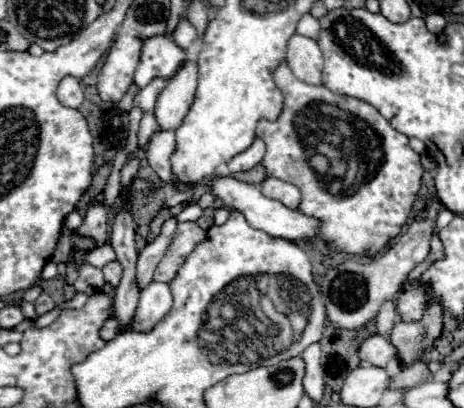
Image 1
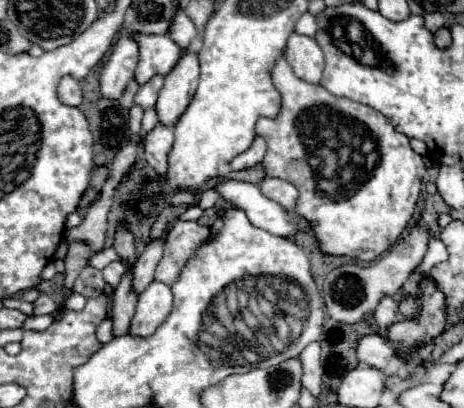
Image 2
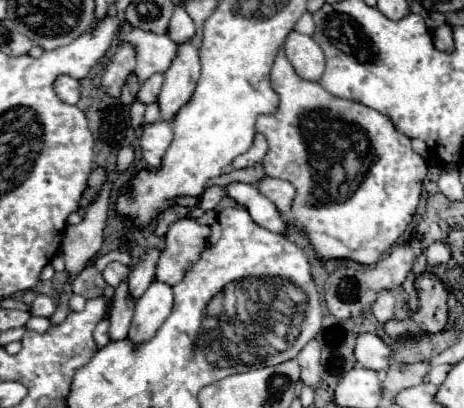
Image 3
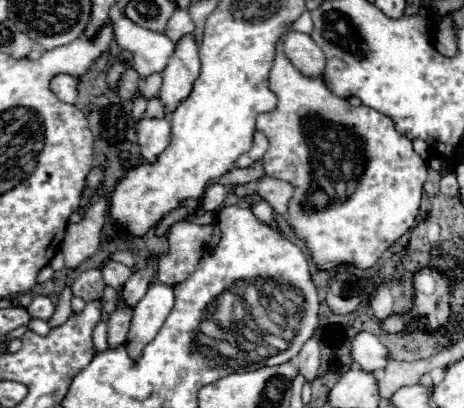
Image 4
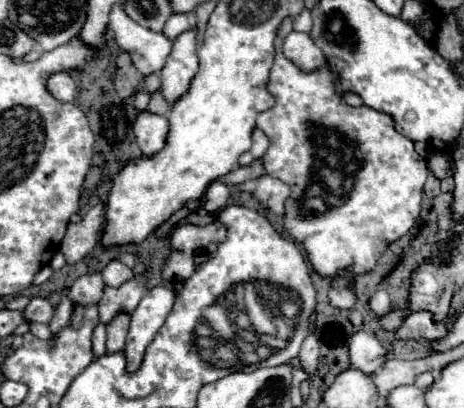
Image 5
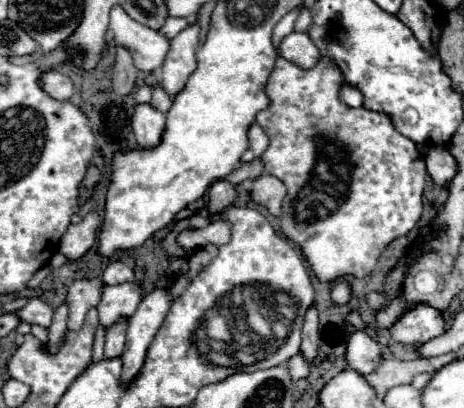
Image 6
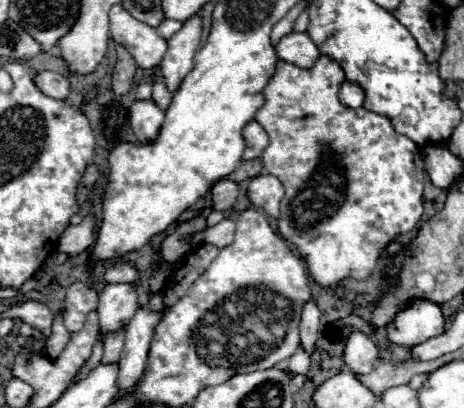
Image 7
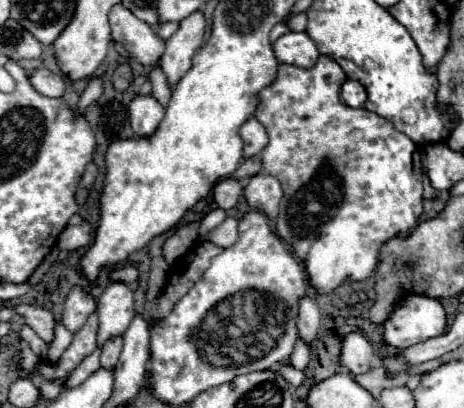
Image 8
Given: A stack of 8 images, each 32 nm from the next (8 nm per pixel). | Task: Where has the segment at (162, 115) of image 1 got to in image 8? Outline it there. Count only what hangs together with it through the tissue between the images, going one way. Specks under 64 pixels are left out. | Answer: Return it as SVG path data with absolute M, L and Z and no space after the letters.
M202 10L192 12L192 16L186 16L178 22L178 30L166 40L164 56L160 58L160 66L164 74L168 76L170 86L176 86L176 82L190 70L192 56L200 48L206 32L206 18Z

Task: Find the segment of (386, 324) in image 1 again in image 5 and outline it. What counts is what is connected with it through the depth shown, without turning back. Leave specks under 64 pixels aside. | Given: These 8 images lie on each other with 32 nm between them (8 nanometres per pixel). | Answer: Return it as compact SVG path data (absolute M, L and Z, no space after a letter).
M376 290L370 298L368 298L368 306L376 312L376 316L384 316L386 312L392 310L392 300L388 296L386 290Z

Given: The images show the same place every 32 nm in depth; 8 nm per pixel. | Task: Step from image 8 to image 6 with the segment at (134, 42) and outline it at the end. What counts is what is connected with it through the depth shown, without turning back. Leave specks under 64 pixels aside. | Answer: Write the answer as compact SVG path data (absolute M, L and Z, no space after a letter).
M122 6L112 8L110 30L114 34L114 42L132 54L138 70L152 72L162 66L170 44L158 30L132 20Z

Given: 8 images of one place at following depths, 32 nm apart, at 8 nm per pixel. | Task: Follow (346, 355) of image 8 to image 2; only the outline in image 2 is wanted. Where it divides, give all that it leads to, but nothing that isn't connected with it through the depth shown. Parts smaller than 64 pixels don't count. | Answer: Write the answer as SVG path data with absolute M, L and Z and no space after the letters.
M378 334L362 336L356 346L358 362L364 366L370 366L370 368L380 368L380 370L386 368L388 360L394 356L394 352L396 350L392 348L392 344Z

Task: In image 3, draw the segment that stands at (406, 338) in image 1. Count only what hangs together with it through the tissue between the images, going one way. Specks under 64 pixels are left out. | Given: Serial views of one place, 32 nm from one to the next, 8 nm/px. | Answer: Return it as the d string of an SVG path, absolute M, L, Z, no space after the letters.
M422 272L416 278L418 310L404 320L388 320L384 332L388 336L404 334L436 334L446 328L448 322L448 288L434 272Z

